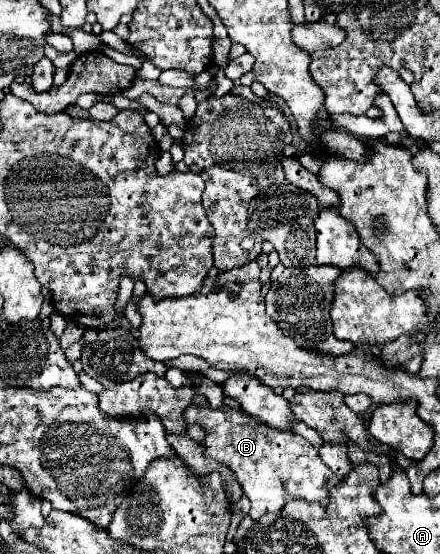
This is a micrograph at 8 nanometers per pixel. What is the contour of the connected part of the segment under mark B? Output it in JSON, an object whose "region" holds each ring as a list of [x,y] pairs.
{"region":[[[225,395],[221,409],[189,407],[185,411],[187,423],[203,425],[207,431],[203,447],[205,455],[227,465],[237,477],[243,493],[251,501],[251,519],[257,521],[265,513],[279,513],[285,505],[287,495],[301,497],[305,501],[327,503],[327,487],[335,487],[339,479],[321,461],[317,449],[293,431],[281,431],[261,423],[259,419],[247,415],[241,405]]]}

